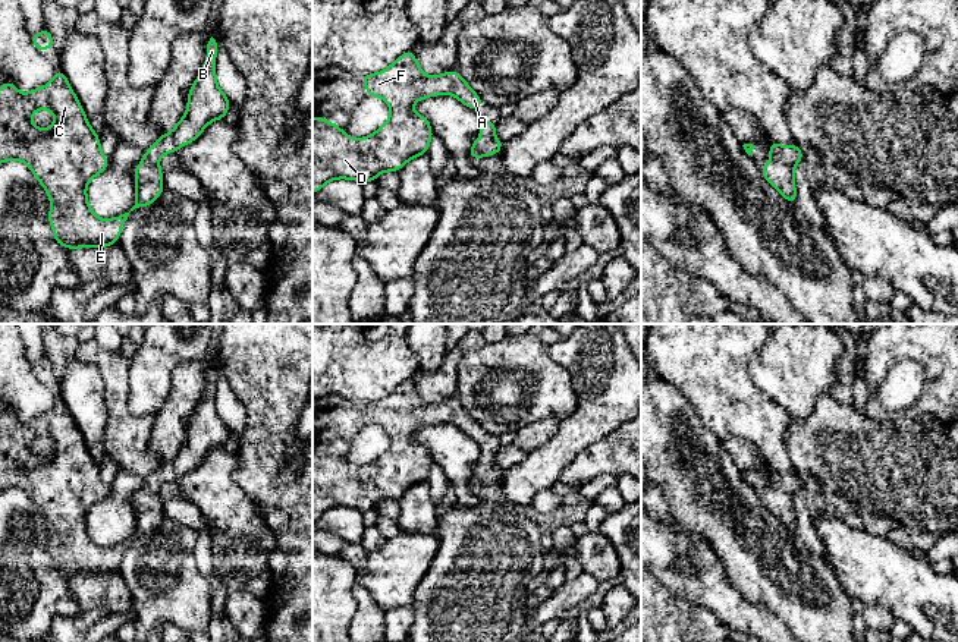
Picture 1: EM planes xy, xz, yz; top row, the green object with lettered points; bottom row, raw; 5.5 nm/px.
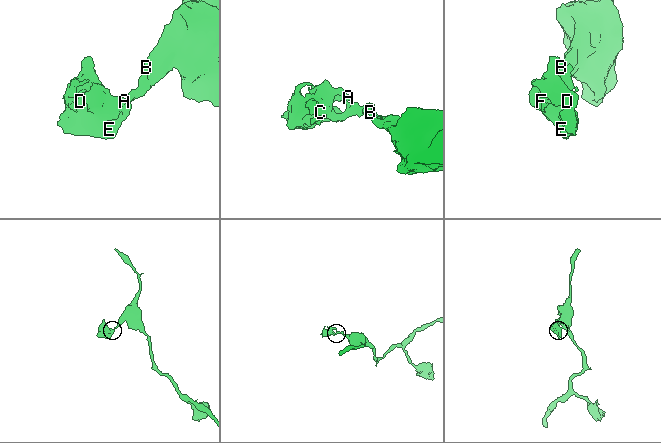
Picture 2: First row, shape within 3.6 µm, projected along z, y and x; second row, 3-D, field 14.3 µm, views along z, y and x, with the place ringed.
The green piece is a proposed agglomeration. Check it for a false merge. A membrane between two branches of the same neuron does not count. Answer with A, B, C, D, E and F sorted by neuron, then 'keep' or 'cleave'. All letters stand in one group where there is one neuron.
A B C D E F; keep

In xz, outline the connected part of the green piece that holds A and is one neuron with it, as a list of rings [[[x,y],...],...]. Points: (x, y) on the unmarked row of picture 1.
[[[412,378],[402,381],[386,399],[361,403],[359,407],[367,415],[367,425],[381,425],[389,431],[390,446],[377,460],[361,468],[349,466],[342,456],[329,451],[326,446],[312,446],[312,462],[320,466],[318,471],[312,469],[312,522],[332,507],[354,507],[364,513],[376,509],[381,500],[399,500],[408,488],[427,482],[433,459],[425,444],[412,440],[414,429],[450,422],[474,440],[483,434],[480,424],[456,399],[440,405],[424,403]]]

